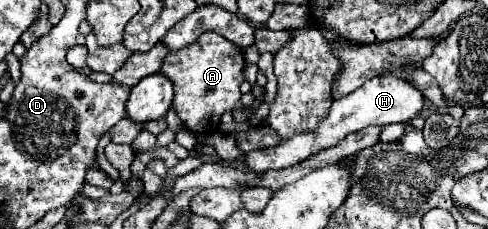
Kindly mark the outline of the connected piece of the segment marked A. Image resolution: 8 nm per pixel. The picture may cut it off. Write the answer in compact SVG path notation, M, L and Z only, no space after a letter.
M203 33L195 43L165 57L161 73L173 83L173 107L183 125L195 135L209 135L219 129L225 111L243 109L241 83L245 81L243 51L217 33Z

